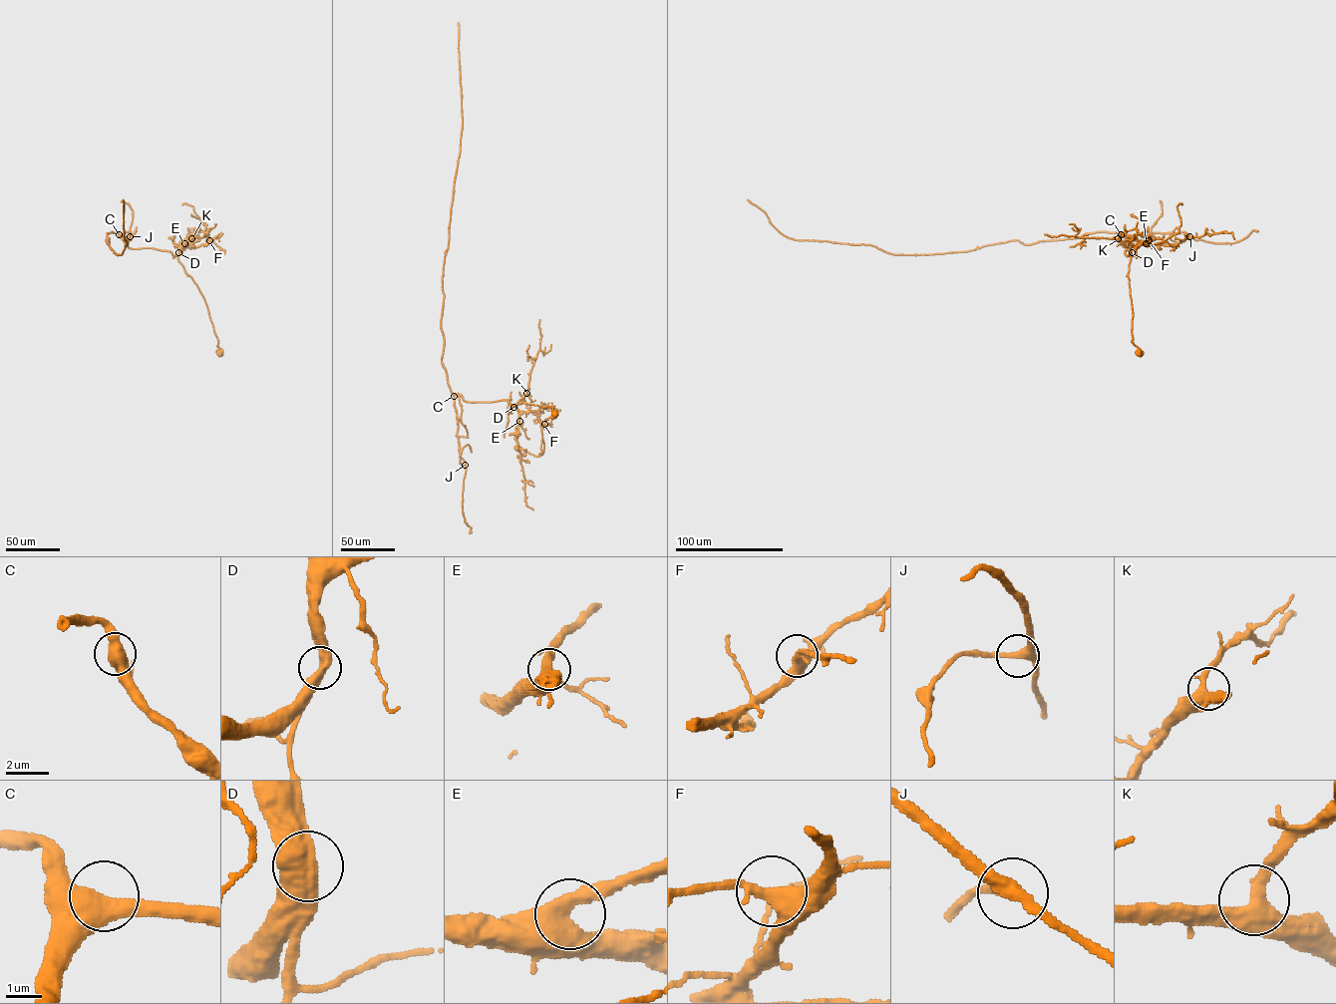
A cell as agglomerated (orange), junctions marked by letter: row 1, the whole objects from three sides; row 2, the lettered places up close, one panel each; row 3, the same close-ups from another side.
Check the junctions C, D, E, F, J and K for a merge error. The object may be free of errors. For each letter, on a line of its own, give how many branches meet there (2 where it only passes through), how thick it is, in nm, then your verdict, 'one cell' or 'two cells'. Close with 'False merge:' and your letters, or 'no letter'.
C: 2 branches meet; 500 nm thick; one cell
D: 2 branches meet; 550 nm thick; one cell
E: 2 branches meet; 550 nm thick; one cell
F: 2 branches meet; 400 nm thick; one cell
J: 3 branches meet; 360 nm thick; one cell
K: 3 branches meet; 440 nm thick; one cell
False merge: no letter

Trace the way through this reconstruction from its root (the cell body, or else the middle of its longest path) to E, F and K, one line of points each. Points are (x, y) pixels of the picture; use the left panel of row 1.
E: (219, 354), (204, 299), (177, 257), (178, 248), (184, 243)
F: (219, 354), (204, 299), (177, 257), (180, 247), (198, 246), (209, 240)
K: (219, 354), (204, 299), (177, 257), (178, 248), (191, 238)

